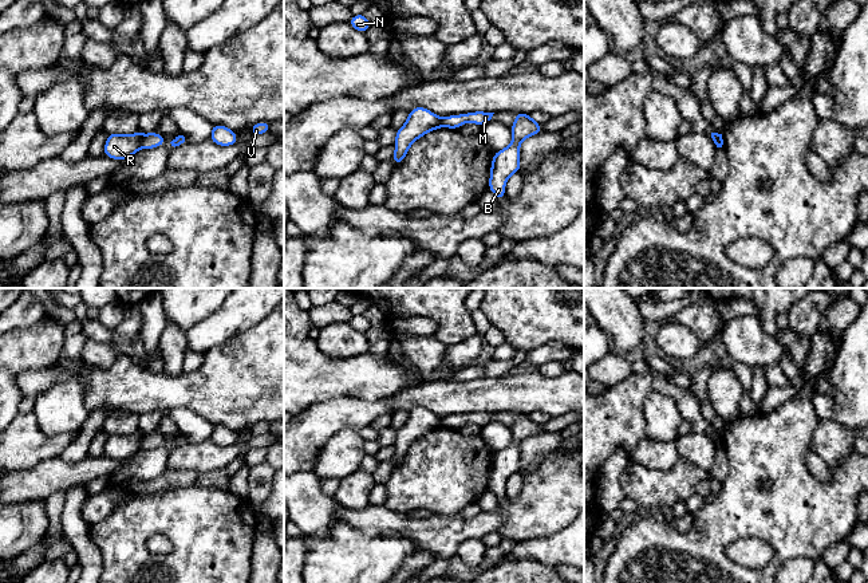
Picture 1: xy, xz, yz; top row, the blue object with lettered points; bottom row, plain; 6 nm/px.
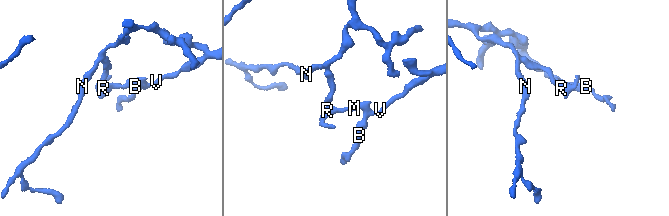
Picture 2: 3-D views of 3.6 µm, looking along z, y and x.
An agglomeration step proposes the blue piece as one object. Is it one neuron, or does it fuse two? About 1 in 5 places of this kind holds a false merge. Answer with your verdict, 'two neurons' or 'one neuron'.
two neurons

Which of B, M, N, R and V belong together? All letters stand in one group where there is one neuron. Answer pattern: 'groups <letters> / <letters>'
groups B M V / N R

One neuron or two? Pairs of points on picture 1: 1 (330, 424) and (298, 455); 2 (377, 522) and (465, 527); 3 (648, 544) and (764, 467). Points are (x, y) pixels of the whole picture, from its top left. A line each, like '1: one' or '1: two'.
1: one
2: one
3: one

